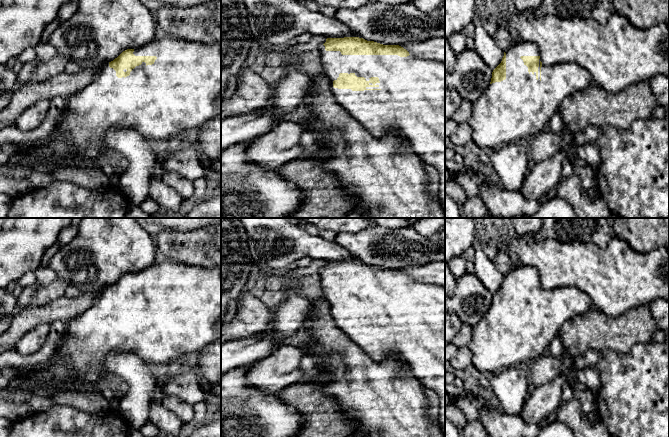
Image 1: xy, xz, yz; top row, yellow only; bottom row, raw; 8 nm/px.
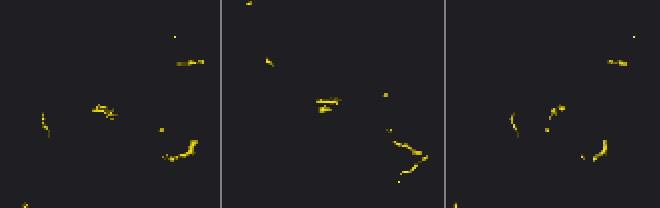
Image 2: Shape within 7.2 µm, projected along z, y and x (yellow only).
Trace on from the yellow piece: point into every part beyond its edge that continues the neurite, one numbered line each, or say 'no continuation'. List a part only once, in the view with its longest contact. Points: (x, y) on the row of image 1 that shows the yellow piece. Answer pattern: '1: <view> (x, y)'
1: xz (411, 103)

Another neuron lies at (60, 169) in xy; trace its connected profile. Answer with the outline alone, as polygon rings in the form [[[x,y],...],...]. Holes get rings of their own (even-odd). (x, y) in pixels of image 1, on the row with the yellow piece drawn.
[[[58,165],[52,173],[56,181],[68,181],[83,188],[101,189],[109,185],[107,175],[97,167]]]

